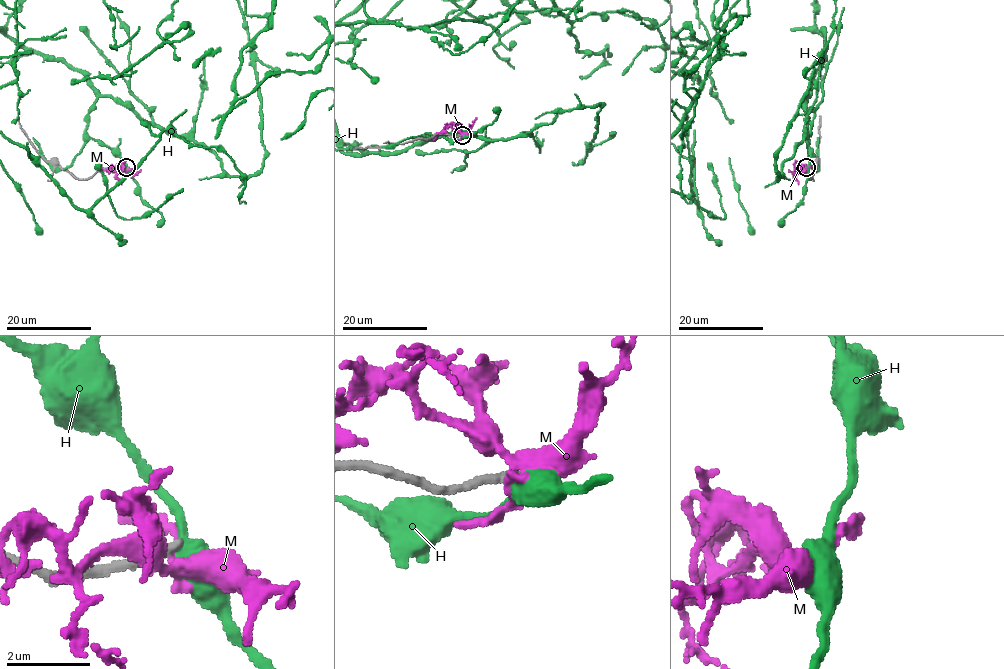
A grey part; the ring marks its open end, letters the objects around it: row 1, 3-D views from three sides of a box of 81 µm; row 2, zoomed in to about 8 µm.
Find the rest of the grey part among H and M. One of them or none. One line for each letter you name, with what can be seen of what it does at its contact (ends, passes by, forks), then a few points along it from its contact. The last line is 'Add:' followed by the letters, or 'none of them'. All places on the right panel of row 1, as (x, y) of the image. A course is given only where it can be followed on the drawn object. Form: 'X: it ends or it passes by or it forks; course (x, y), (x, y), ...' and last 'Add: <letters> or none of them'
Add: none of them

